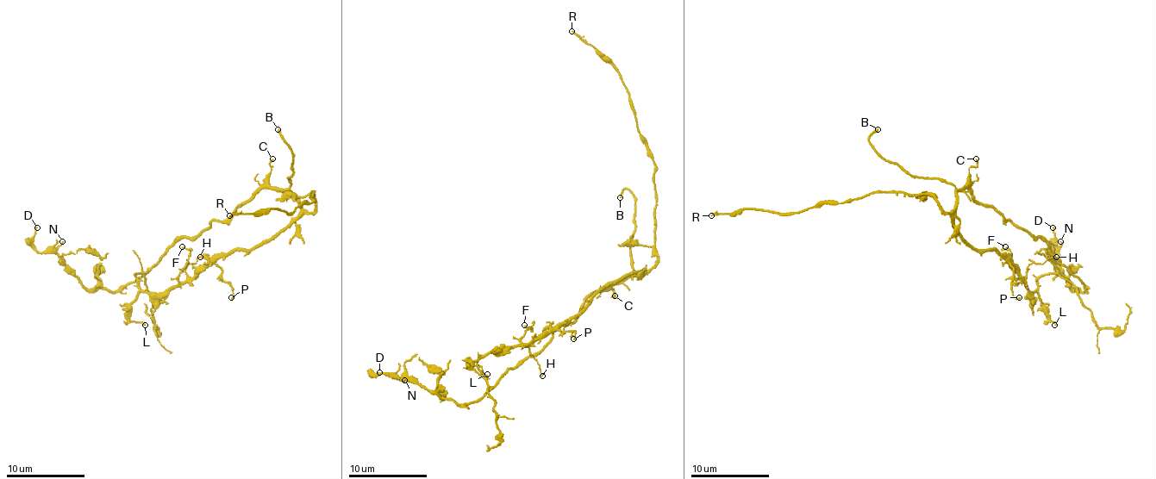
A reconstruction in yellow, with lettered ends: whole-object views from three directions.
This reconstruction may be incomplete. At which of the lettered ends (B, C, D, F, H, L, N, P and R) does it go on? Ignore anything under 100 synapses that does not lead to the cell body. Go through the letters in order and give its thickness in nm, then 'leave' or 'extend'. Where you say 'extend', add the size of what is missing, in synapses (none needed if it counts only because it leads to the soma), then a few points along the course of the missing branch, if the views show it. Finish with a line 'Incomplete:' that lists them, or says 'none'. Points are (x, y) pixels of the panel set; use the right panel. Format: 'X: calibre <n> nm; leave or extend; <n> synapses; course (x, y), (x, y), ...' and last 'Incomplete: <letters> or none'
B: calibre 200 nm; extend; course (877, 129), (911, 129), (921, 125), (925, 129)
C: calibre 160 nm; leave
D: calibre 150 nm; leave
F: calibre 110 nm; leave
H: calibre 110 nm; leave
L: calibre 130 nm; leave
N: calibre 140 nm; leave
P: calibre 130 nm; leave
R: calibre 180 nm; leave
Incomplete: B

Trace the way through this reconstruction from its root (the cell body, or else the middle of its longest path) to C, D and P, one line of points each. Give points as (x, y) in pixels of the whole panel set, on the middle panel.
C: (638, 276), (618, 280), (610, 288), (610, 295), (615, 295)
D: (638, 276), (595, 292), (571, 323), (559, 325), (538, 352), (475, 401), (455, 403), (379, 372)
P: (638, 276), (641, 274), (630, 272), (604, 286), (558, 327), (564, 332), (573, 331), (573, 339)

